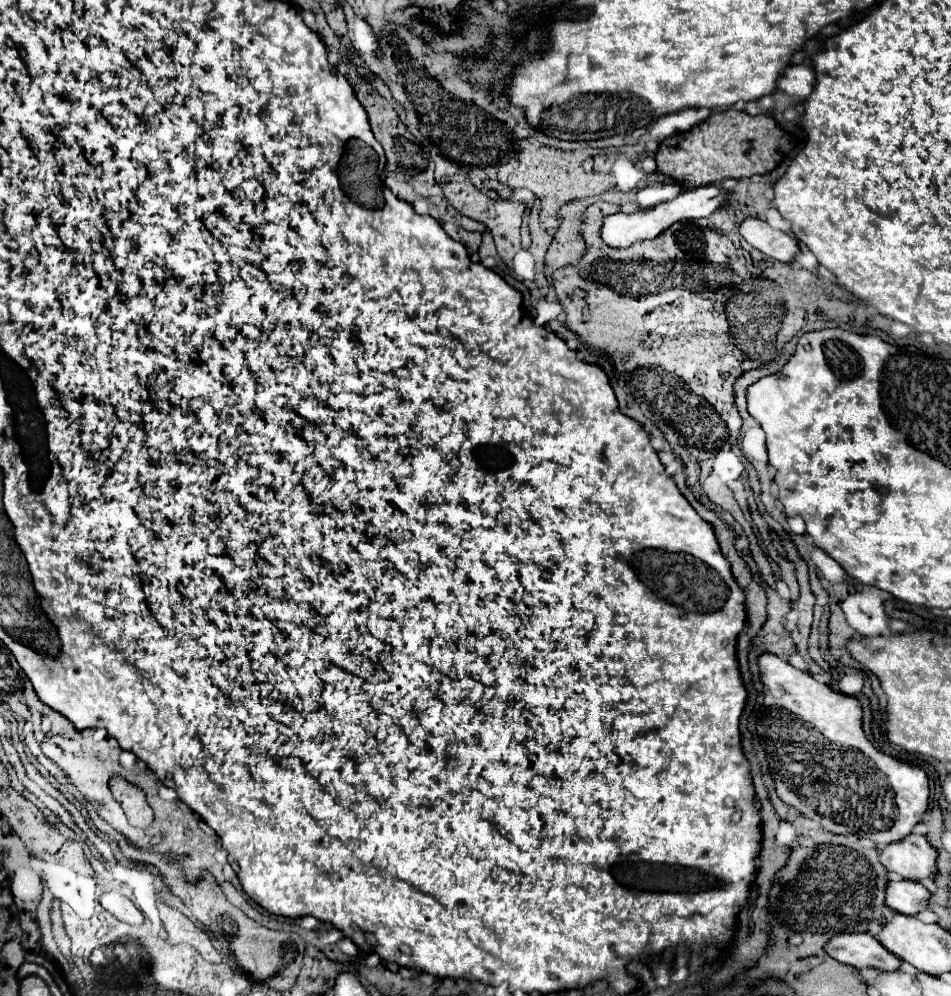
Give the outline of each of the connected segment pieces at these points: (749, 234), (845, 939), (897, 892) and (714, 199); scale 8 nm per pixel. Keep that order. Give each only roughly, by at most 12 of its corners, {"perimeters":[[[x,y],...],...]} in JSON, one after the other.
{"perimeters":[[[745,218],[739,234],[779,262],[791,262],[799,242],[765,220]],[[837,934],[825,944],[855,968],[901,968],[871,934]],[[889,878],[885,902],[901,914],[927,908],[929,892],[915,880]],[[717,186],[669,202],[605,216],[601,238],[629,248],[675,222],[709,216],[723,204]]]}

